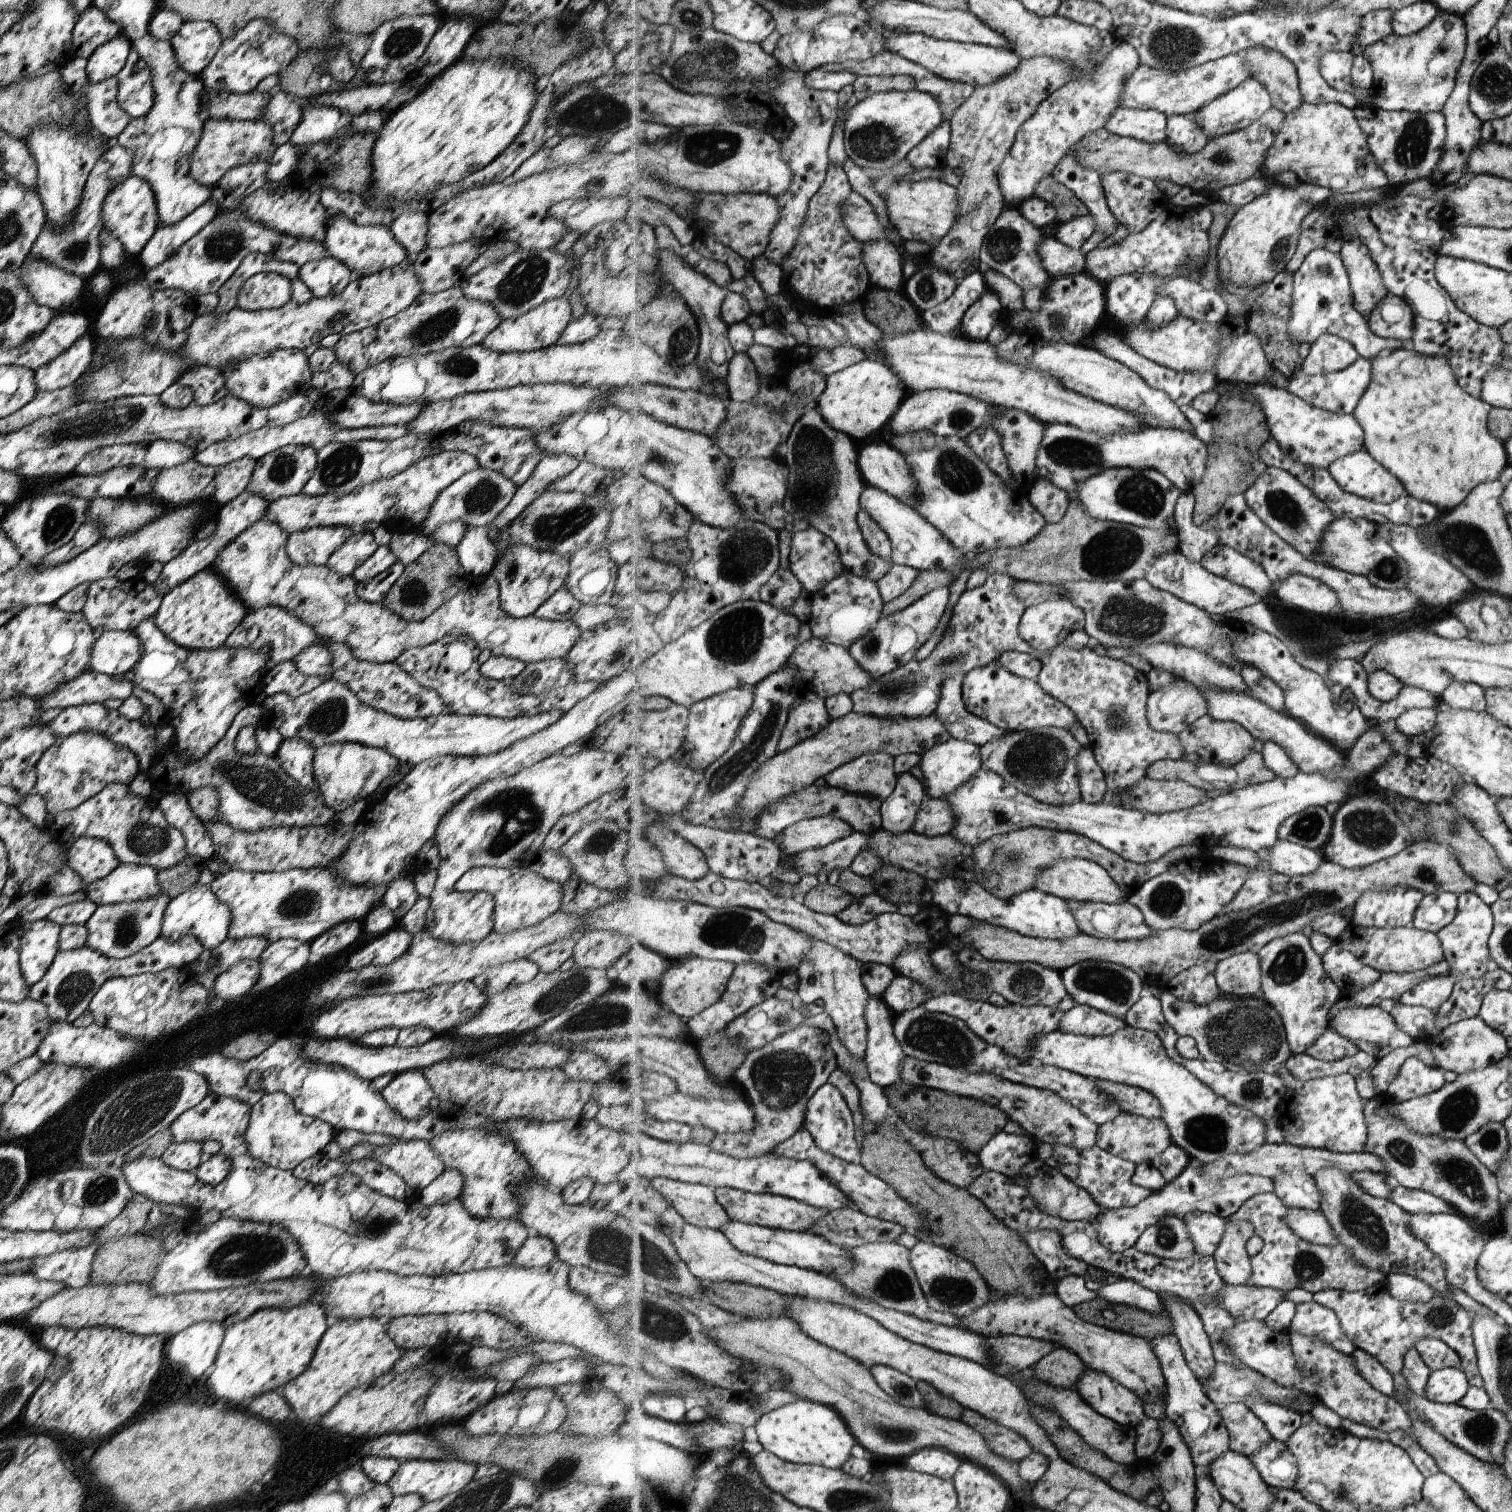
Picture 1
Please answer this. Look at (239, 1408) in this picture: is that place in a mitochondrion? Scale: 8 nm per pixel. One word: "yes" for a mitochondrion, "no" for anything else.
no

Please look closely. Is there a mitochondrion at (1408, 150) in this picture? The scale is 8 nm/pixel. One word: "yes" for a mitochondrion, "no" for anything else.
yes

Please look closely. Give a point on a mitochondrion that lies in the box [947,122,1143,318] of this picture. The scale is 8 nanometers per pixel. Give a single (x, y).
(1008, 243)

